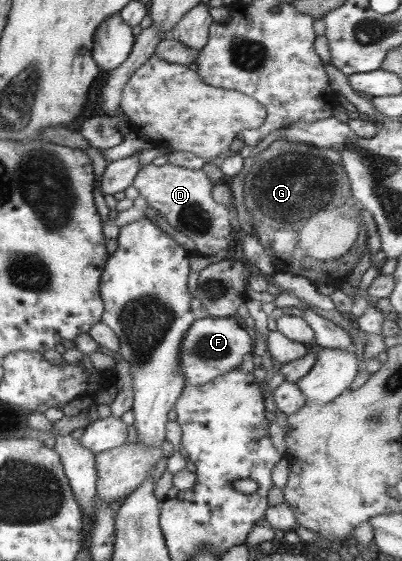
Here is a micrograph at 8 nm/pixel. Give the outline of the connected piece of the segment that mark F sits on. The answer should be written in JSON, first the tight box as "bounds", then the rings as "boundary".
{"bounds":[177,316,252,385],"boundary":[[[207,316],[193,320],[177,349],[177,364],[181,366],[185,385],[203,385],[239,367],[243,355],[252,351],[251,342],[249,333],[233,318]]]}

